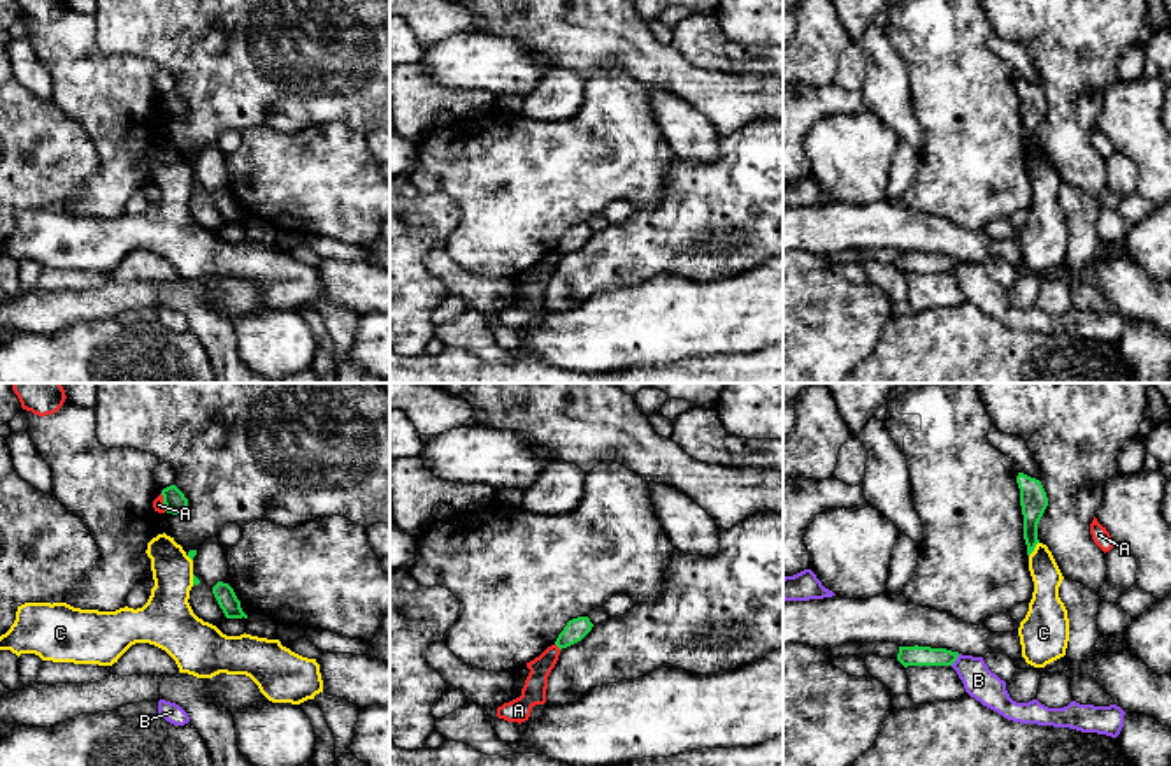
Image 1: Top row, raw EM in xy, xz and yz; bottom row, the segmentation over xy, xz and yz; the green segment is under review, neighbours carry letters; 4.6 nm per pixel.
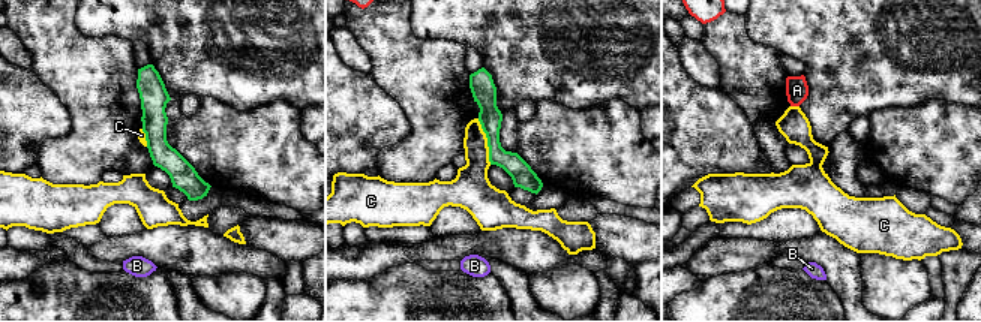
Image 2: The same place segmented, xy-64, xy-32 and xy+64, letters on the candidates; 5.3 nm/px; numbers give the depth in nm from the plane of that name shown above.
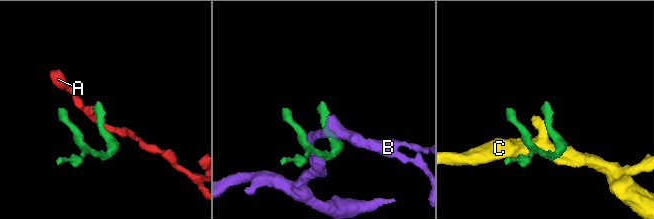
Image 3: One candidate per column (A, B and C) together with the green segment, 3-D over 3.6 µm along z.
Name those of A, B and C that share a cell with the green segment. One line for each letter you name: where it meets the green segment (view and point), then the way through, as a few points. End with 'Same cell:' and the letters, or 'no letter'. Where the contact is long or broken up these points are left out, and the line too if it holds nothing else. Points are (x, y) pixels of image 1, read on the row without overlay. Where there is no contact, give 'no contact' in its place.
Same cell: no letter

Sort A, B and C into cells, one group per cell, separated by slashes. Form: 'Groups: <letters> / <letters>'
Groups: A / B / C

